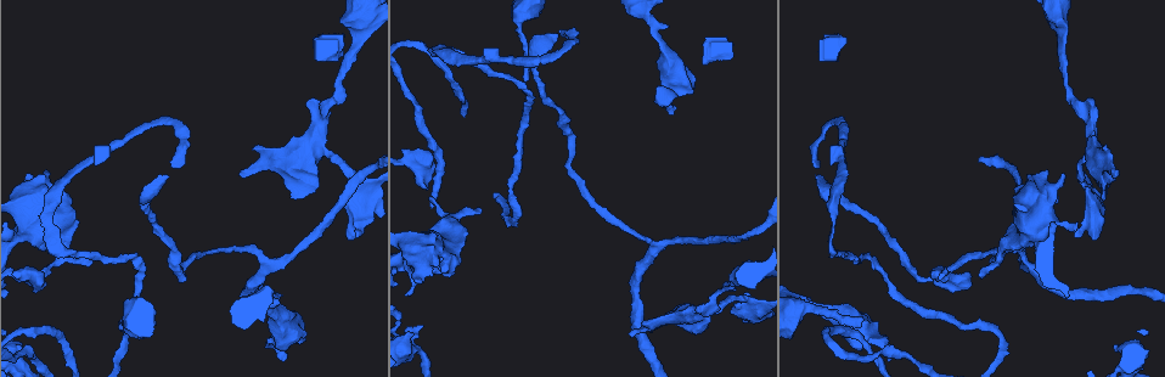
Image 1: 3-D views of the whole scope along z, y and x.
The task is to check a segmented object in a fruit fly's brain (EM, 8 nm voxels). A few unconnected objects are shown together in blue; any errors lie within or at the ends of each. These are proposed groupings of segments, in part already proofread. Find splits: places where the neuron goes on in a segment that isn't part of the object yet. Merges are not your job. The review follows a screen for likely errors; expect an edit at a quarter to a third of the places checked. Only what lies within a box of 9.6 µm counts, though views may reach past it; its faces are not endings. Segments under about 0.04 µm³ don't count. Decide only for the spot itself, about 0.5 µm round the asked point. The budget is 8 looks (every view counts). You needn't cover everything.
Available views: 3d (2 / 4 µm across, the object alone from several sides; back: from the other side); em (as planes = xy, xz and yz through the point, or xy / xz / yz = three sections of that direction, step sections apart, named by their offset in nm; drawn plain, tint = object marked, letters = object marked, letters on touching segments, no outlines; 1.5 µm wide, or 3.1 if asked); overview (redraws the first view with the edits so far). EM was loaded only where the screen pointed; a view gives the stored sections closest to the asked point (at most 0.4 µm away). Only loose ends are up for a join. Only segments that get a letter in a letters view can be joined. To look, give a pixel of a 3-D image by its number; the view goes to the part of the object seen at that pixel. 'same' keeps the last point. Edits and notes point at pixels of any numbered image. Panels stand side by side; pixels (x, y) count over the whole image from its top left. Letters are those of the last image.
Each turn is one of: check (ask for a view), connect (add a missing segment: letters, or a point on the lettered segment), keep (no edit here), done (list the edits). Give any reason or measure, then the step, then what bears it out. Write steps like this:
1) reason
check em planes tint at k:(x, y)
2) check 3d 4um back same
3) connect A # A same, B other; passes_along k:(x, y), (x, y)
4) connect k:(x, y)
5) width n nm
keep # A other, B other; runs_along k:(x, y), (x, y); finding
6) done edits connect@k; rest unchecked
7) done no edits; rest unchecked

branch stops here
check em planes letters at 1:(673, 108)

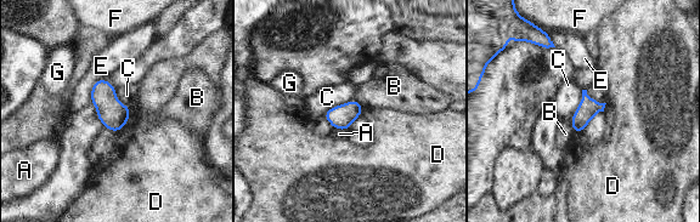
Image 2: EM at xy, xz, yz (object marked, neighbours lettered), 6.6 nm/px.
keep # A other, B other, C other, D other, E other, F other, G other; border 2:(355, 98), (336, 104), (322, 114); no lettered segment goes on from it

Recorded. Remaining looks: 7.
free end
check em xz step 4 letters at 1:(523, 80)

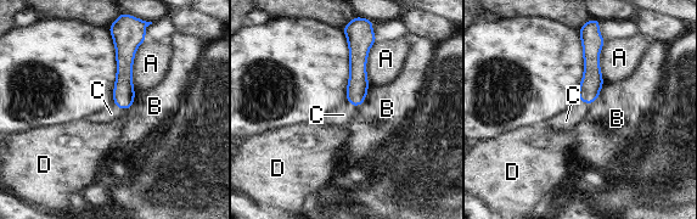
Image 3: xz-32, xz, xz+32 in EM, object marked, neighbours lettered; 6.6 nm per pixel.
check em planes letters same

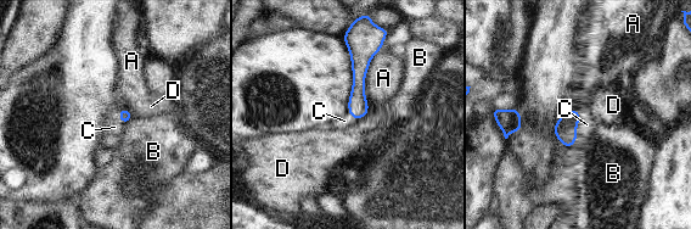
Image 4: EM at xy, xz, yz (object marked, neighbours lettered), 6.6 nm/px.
connect 4:(586, 124) # A other, B other, C same, D other; passes_along 4:(565, 129), (578, 122), (586, 124); it goes on there

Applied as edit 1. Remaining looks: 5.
check overview

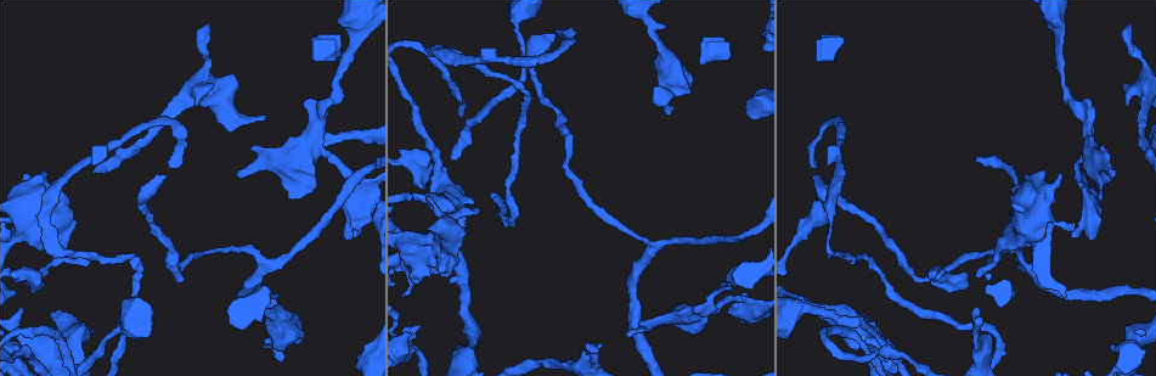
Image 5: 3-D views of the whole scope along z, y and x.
an open end
check em yz step 8 tint at 5:(980, 278)

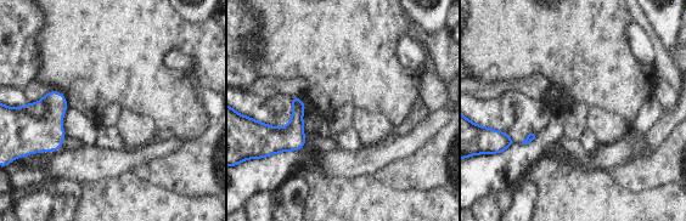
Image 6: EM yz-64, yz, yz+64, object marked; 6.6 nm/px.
another direction
check em planes letters same

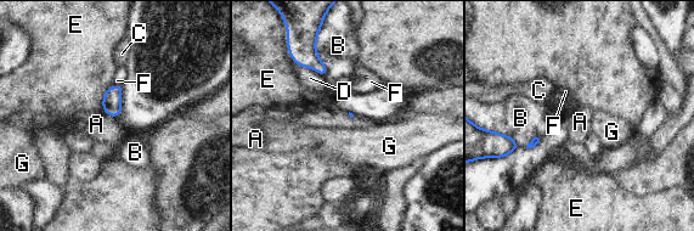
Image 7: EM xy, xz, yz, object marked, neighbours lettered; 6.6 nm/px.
keep # A other, B other, C other, D other, E other, F other, G other; none of them fits

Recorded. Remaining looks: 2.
done edits connect@4; rest unchecked

